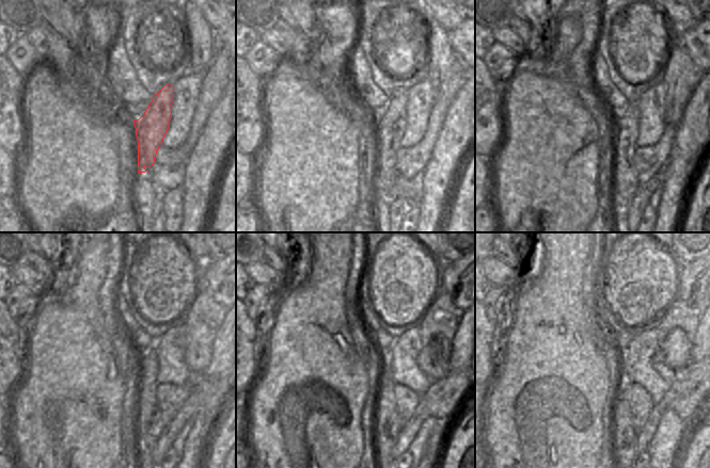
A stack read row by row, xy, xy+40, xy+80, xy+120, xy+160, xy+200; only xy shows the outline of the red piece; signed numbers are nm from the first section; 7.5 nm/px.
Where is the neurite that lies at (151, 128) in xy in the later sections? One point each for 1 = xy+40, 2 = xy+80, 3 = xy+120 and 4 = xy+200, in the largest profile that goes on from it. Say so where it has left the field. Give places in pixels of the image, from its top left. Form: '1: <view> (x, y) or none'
1: xy+40 (391, 123)
2: xy+80 (625, 181)
3: xy+120 (148, 424)
4: xy+200 (622, 442)

